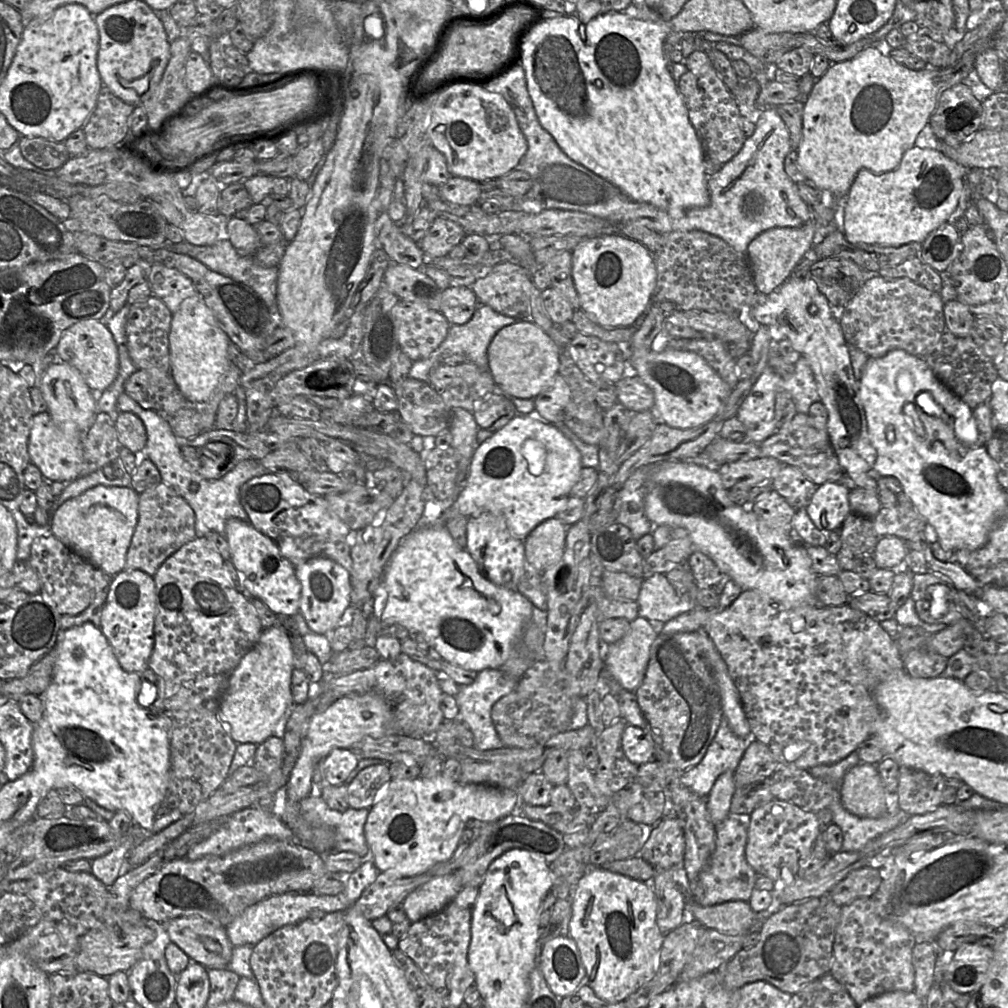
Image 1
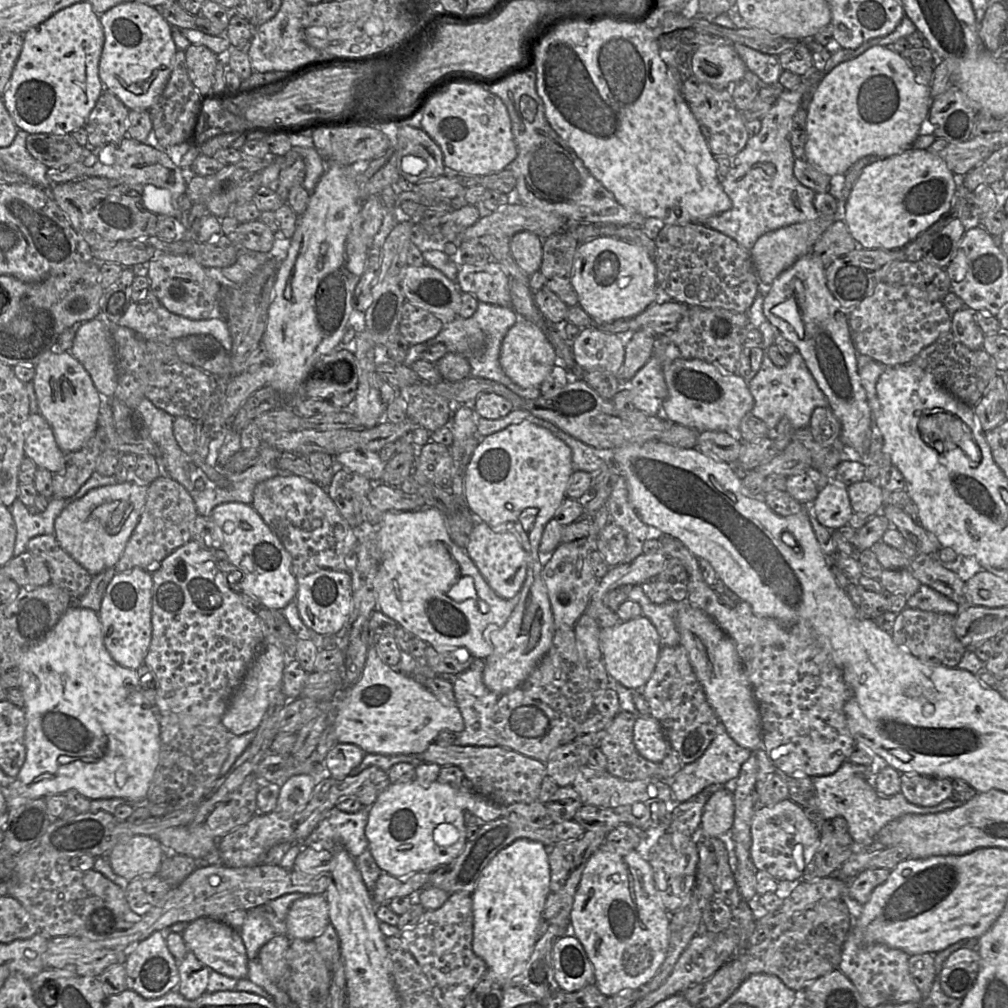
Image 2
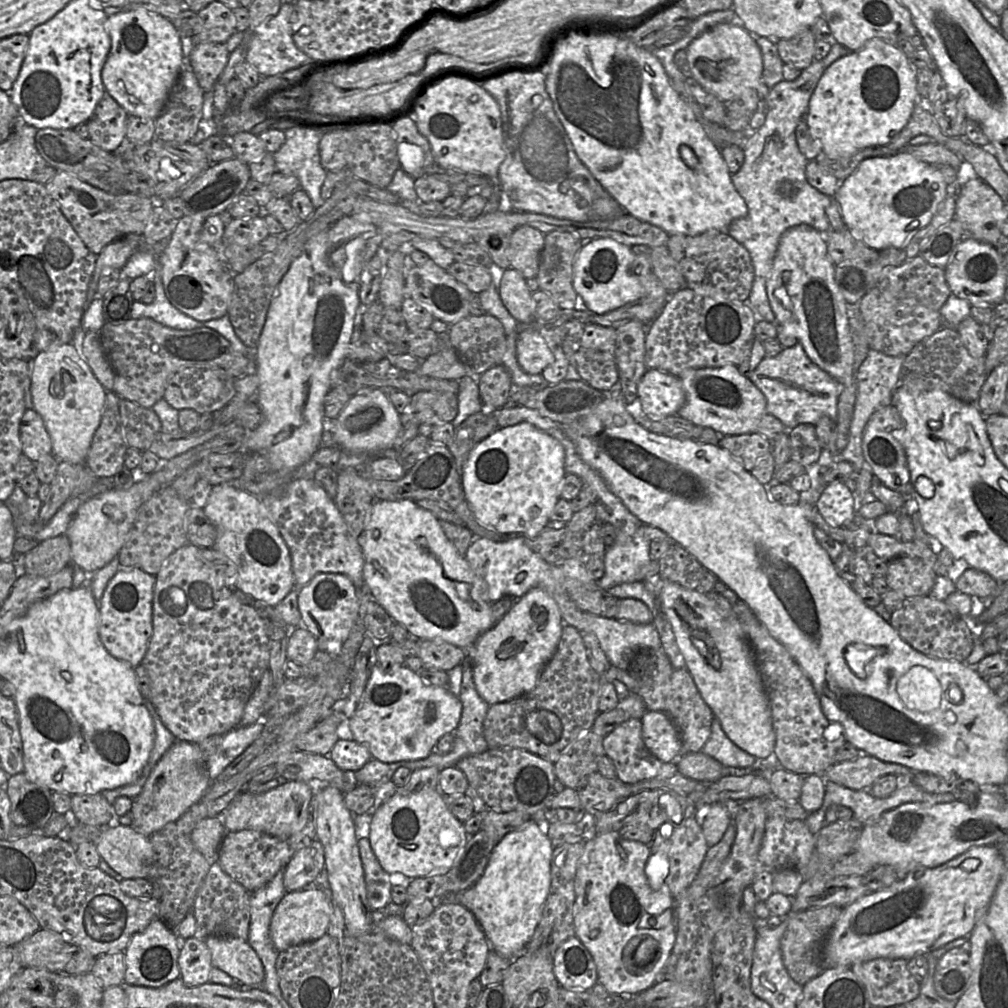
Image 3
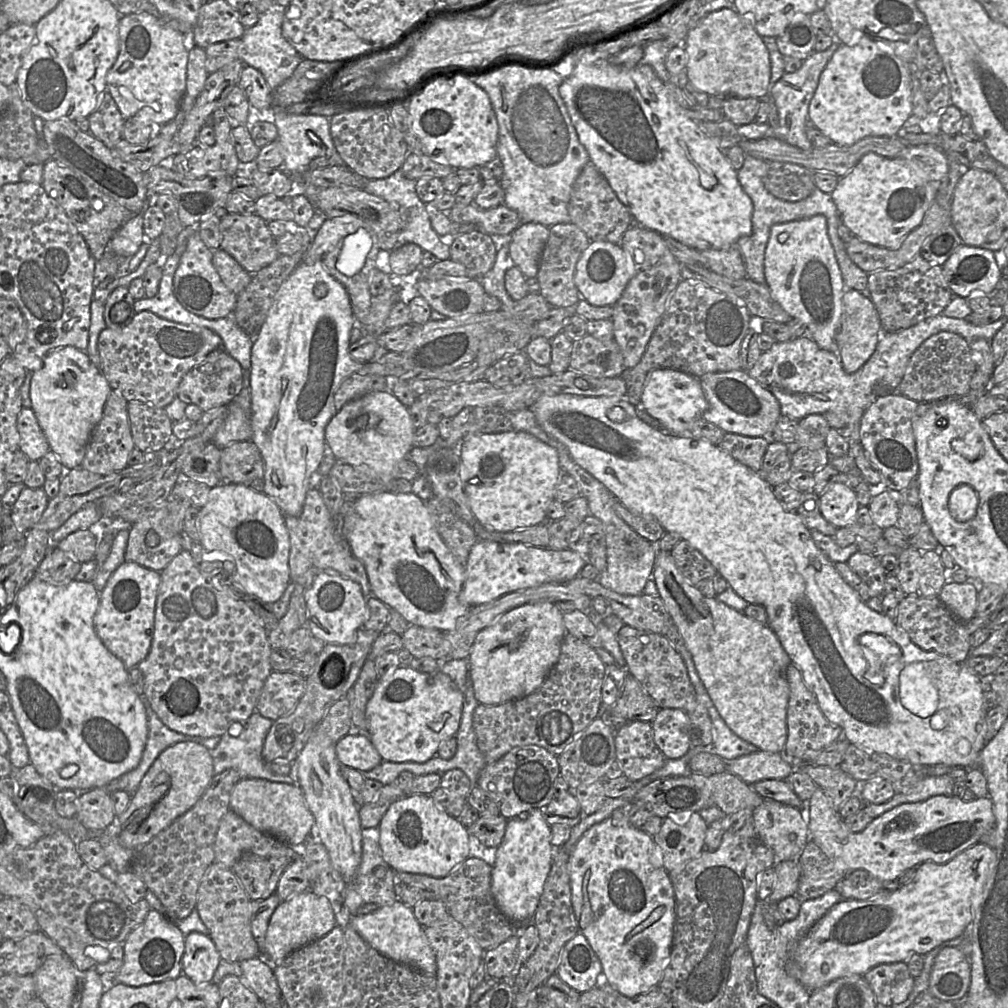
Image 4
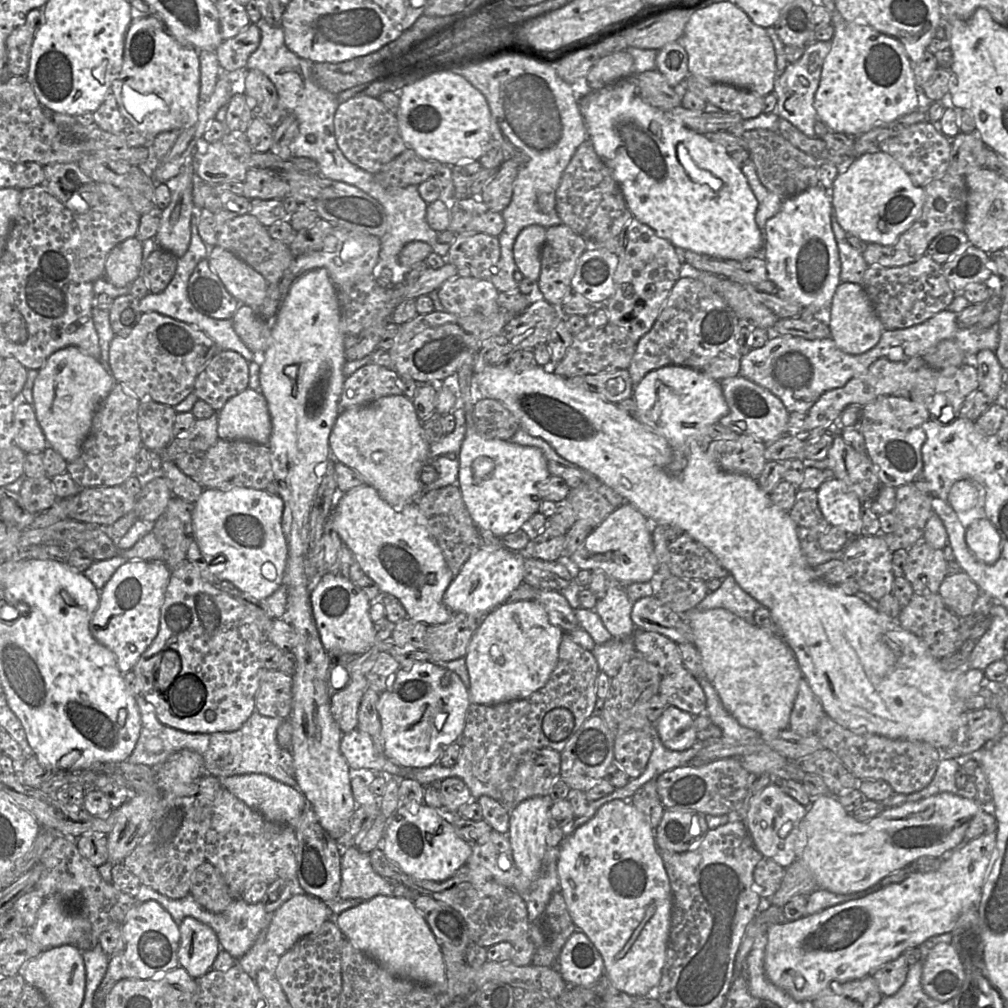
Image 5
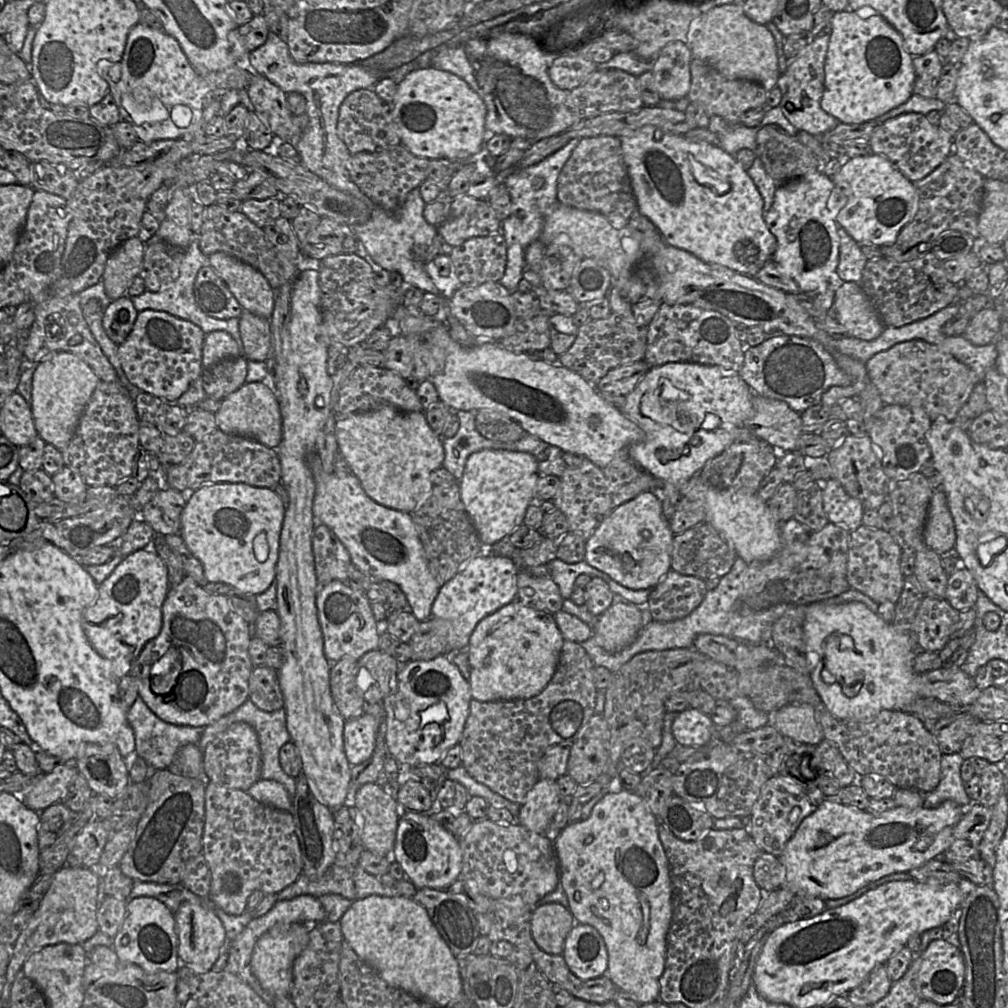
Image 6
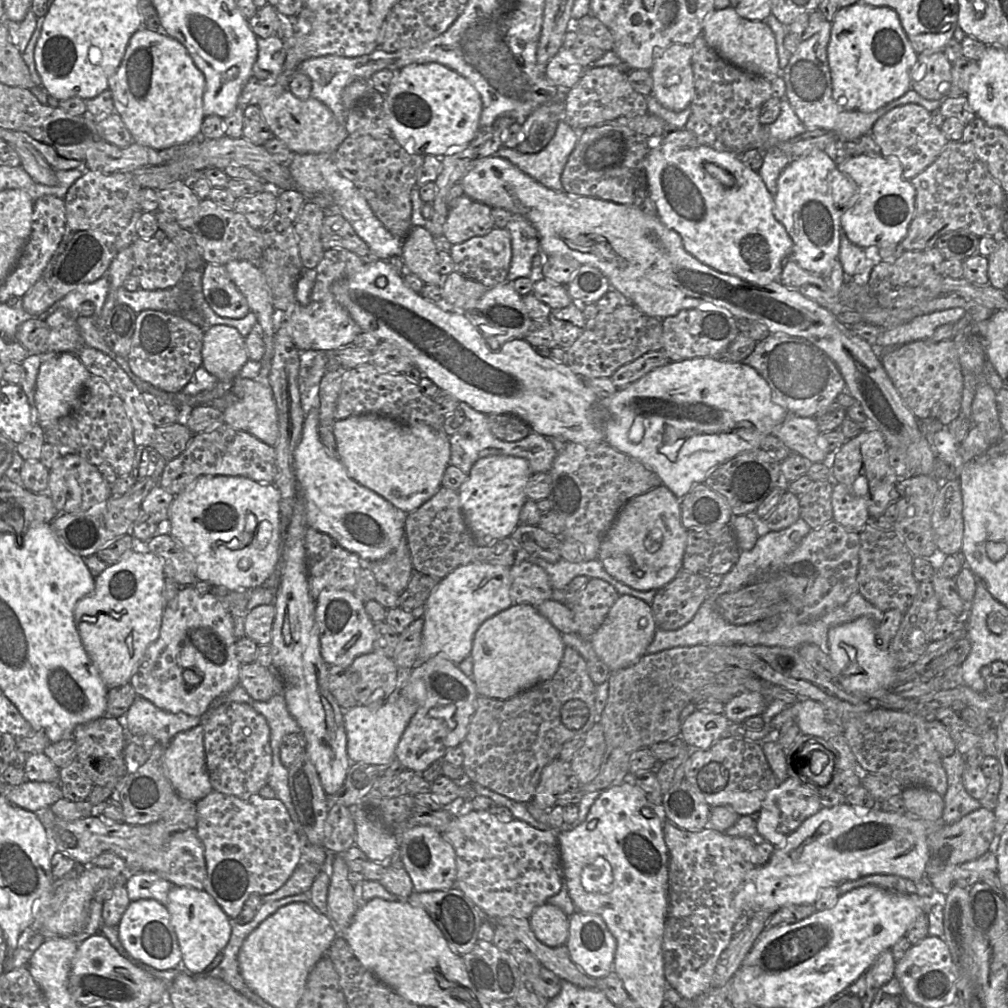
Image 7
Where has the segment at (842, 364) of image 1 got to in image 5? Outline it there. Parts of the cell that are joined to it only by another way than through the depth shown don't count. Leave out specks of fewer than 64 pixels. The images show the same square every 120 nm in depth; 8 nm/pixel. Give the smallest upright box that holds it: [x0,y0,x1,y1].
[763,185,841,319]

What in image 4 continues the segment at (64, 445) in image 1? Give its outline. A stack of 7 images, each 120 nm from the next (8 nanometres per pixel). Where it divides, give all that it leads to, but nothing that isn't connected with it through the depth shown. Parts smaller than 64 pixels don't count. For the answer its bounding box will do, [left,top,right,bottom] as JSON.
[17,407,49,461]

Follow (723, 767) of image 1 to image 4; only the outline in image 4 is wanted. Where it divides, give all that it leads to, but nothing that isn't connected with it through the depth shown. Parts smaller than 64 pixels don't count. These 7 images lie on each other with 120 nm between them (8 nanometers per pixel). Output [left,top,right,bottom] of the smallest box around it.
[703,698,758,760]

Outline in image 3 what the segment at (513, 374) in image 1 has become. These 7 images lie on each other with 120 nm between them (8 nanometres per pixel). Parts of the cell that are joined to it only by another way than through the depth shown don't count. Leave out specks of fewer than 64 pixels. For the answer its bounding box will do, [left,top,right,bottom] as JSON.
[516,327,554,374]

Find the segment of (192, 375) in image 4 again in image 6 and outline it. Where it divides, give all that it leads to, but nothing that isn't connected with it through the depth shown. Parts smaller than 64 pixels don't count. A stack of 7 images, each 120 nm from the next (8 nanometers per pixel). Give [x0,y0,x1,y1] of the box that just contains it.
[201,355,247,401]

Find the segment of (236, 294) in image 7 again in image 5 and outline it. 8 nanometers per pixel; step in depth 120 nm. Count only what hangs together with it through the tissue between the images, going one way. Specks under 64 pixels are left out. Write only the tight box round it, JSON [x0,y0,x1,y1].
[187,259,240,320]

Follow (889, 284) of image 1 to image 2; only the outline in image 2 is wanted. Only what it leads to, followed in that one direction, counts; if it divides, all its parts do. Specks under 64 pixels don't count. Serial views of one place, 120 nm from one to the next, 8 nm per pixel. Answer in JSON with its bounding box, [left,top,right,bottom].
[848,281,951,367]

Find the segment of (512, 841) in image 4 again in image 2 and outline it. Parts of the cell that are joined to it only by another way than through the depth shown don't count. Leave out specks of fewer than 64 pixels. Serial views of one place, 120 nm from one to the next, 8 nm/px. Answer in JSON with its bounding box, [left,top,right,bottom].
[471,839,550,986]

